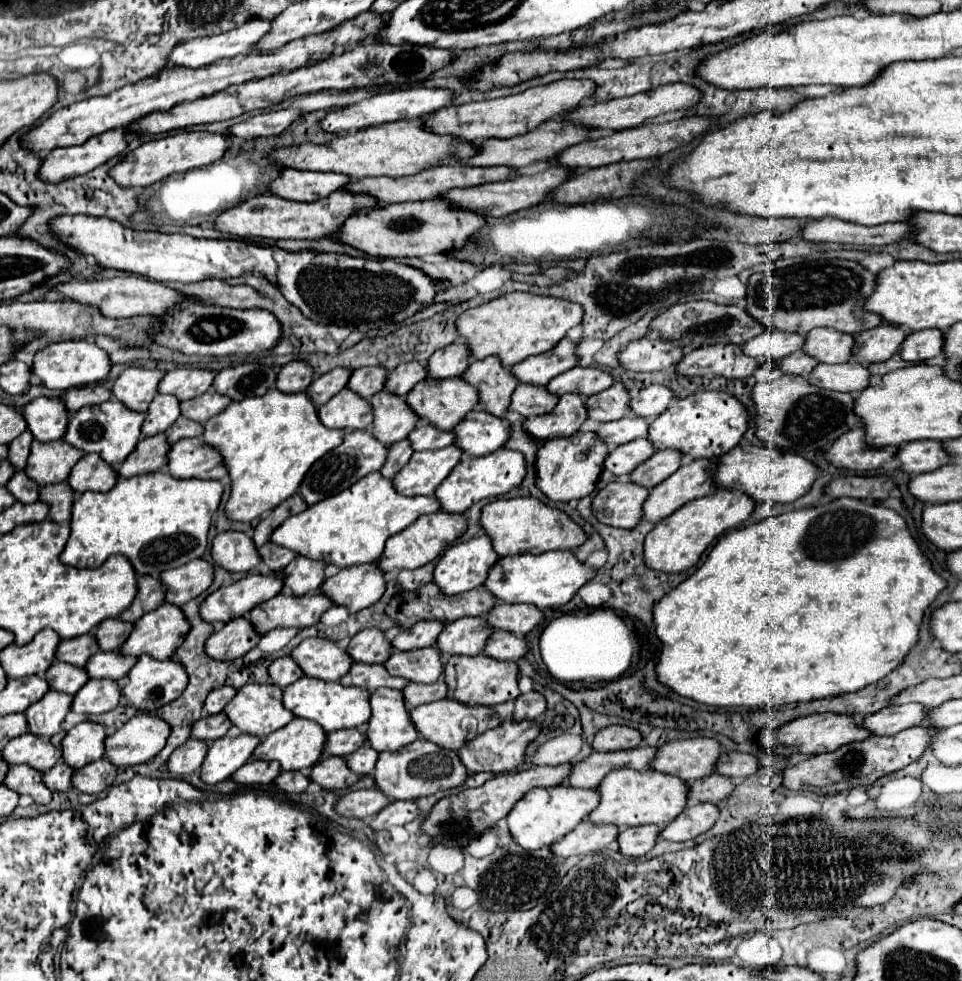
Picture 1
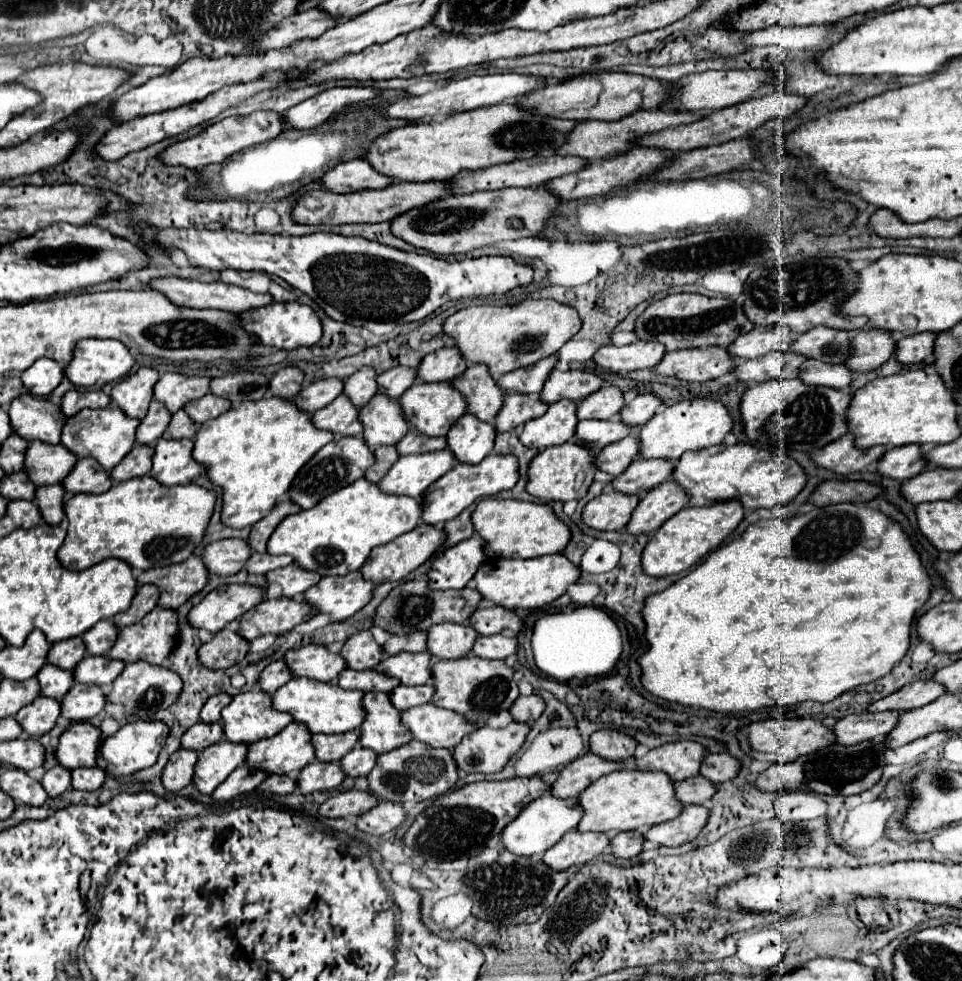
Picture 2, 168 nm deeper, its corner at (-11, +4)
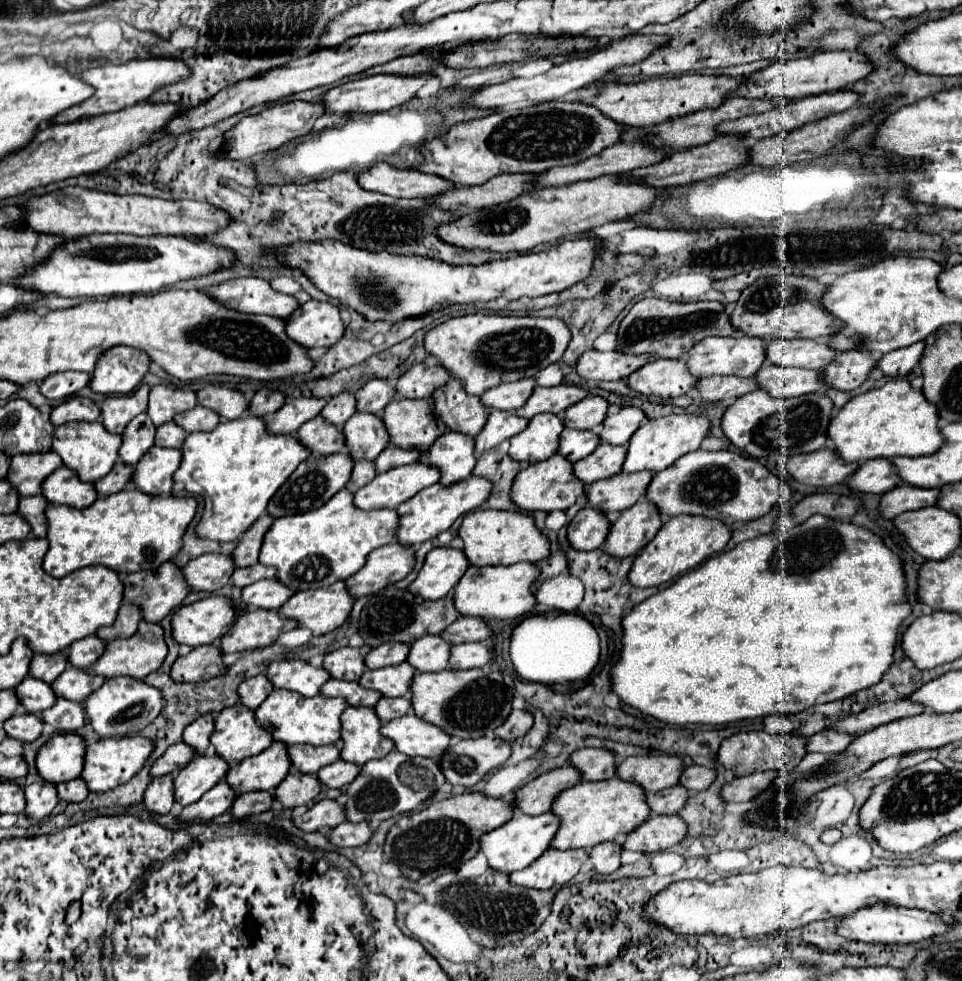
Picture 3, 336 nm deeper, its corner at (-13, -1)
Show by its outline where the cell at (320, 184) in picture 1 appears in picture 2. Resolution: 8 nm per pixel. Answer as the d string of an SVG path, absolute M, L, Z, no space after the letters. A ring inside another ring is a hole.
M349 160L329 170L321 182L331 192L347 194L359 190L381 190L391 186L395 180L391 176L375 172L375 168L367 160Z

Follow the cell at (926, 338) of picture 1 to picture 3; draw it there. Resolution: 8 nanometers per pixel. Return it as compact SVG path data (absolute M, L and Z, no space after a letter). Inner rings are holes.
M919 341L915 345L909 345L905 349L895 349L895 351L889 351L885 353L877 367L885 373L885 375L891 375L891 377L897 377L897 375L907 375L913 371L913 367L919 363L919 359L923 357L923 351L925 351L925 341Z

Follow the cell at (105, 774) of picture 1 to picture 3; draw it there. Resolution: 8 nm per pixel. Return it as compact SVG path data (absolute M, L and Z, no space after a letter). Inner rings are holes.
M81 777L65 783L57 783L57 791L59 791L59 799L65 799L65 801L83 801L89 795L87 783Z

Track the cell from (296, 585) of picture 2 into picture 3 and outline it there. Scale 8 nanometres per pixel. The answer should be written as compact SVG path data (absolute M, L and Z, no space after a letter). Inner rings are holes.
M263 579L253 585L247 585L243 589L243 601L251 607L261 607L261 609L281 609L291 597L293 589L287 587L285 583L273 579Z

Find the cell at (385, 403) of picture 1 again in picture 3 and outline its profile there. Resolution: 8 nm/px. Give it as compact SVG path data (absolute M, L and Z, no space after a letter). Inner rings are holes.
M355 413L343 427L347 445L353 459L377 459L377 455L389 447L391 437L381 417L373 413Z

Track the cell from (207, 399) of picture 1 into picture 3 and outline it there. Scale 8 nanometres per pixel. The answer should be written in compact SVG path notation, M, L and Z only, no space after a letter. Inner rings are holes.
M197 405L191 411L175 415L173 421L177 425L181 425L187 433L193 433L193 431L213 431L219 425L219 419L221 417L217 413L213 413L211 409L205 409L201 405Z

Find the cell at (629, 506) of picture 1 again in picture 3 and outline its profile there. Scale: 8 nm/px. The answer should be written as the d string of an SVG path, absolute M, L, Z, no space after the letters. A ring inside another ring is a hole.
M585 507L569 523L569 543L575 549L591 551L601 547L609 531L611 531L609 517L597 511L595 507Z

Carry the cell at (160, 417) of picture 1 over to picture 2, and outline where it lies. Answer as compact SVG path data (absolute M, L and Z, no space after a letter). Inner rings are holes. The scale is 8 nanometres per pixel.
M151 402L149 404L149 412L147 416L139 422L137 426L137 434L135 434L135 440L139 444L145 444L145 446L153 446L157 438L161 438L163 430L167 428L171 420L171 414L167 414L167 408L159 402Z

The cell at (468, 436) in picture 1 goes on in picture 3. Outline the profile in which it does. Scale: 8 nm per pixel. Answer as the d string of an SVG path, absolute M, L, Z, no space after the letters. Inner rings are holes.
M447 431L429 449L429 459L421 459L421 463L439 467L443 483L457 483L469 477L477 463L475 439L457 431Z

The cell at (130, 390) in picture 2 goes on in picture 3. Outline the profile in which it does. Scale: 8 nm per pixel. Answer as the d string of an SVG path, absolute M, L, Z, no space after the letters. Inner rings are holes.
M139 385L137 391L129 395L111 395L103 401L101 405L101 421L105 423L107 431L111 433L123 433L127 423L143 413L147 409L147 395L149 395L149 385Z

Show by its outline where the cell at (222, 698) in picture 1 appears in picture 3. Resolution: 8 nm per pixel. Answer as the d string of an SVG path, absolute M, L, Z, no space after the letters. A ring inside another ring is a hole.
M205 713L199 719L195 719L183 733L183 741L191 747L195 747L197 753L205 751L209 745L209 737L215 731L215 717L213 713Z

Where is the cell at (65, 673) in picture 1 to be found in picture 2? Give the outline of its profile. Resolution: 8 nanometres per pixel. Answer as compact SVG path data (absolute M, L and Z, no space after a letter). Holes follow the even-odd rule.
M45 664L43 670L39 670L37 674L37 680L39 680L39 688L41 688L41 696L45 698L63 698L67 694L67 690L71 688L71 680L73 680L73 674L69 670L61 670L57 666L51 666L51 664Z

